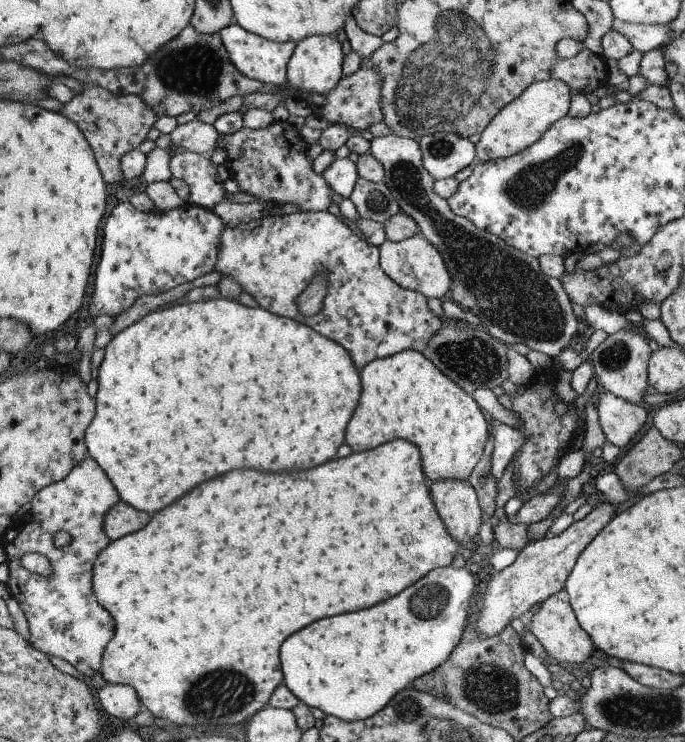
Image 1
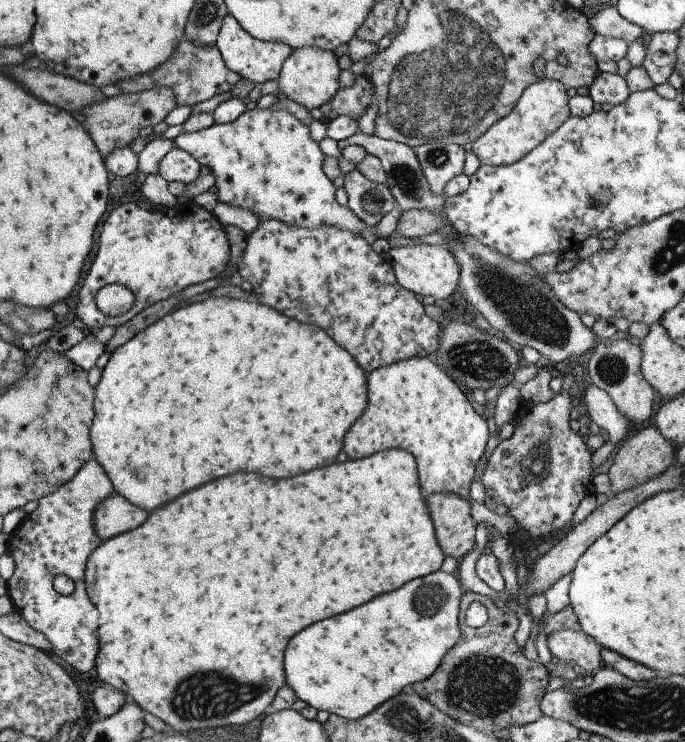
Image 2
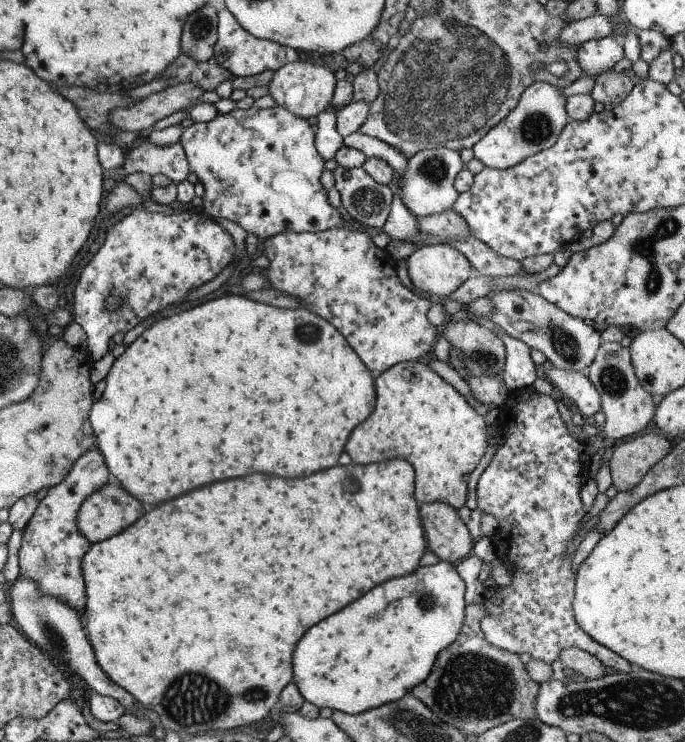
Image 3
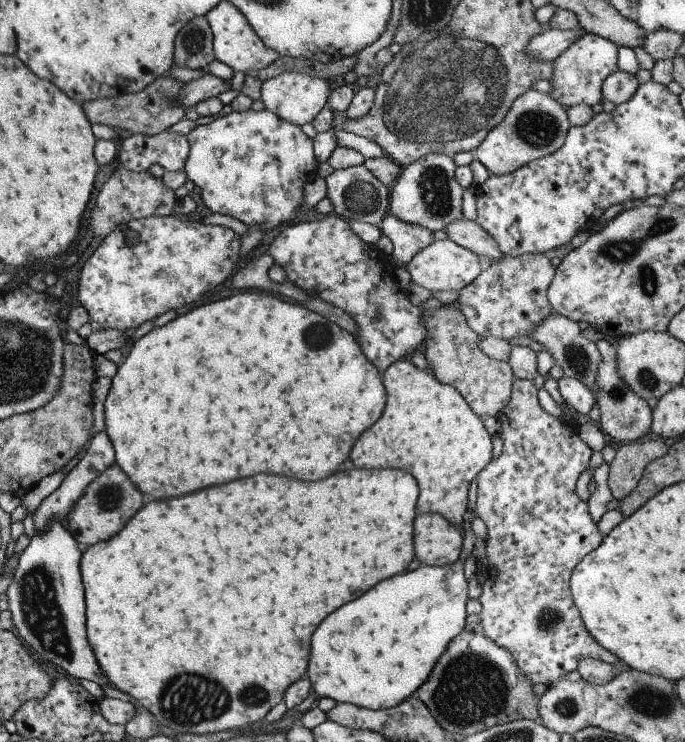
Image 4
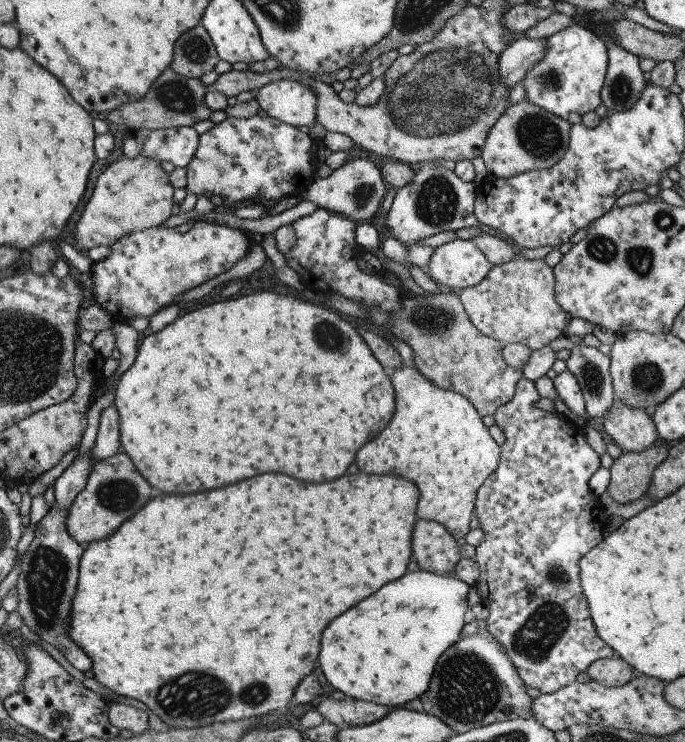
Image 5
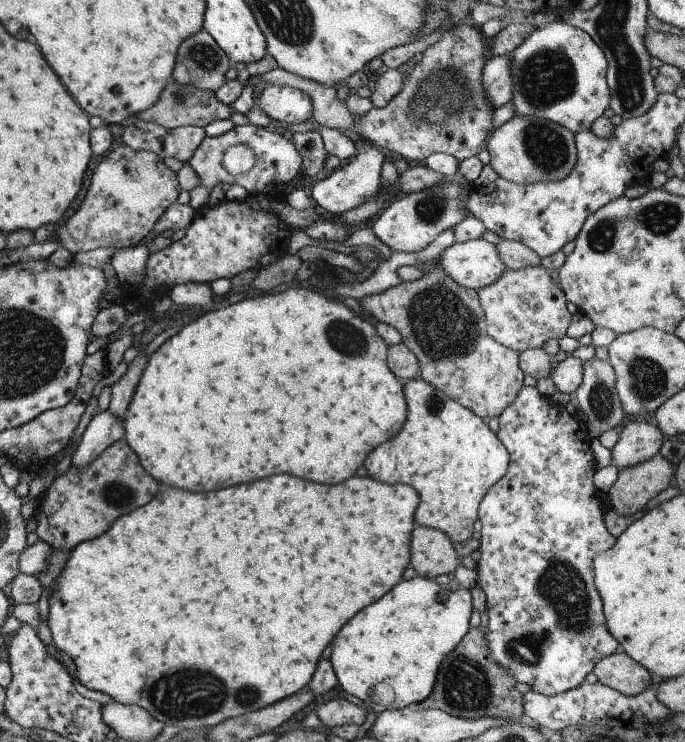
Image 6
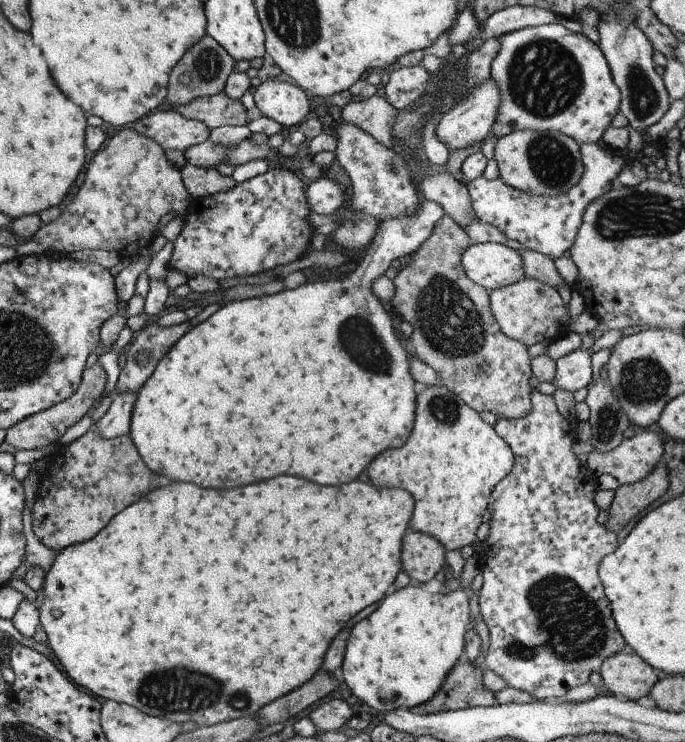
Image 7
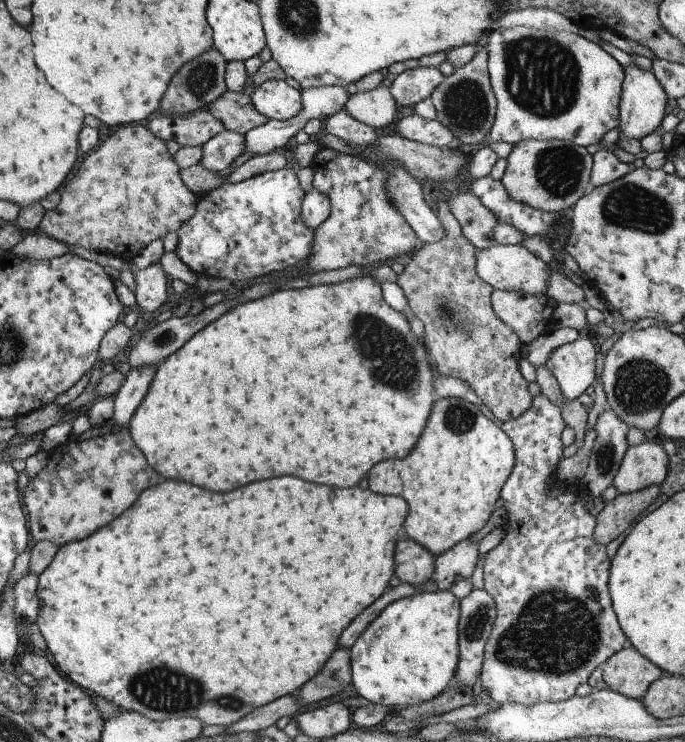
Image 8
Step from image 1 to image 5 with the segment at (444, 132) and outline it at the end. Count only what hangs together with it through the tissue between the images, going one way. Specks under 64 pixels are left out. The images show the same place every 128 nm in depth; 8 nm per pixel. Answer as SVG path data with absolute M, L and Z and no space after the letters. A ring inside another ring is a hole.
M421 163L414 169L411 181L395 192L385 216L389 236L409 246L441 232L481 227L473 215L473 182L462 182L451 170L440 165Z

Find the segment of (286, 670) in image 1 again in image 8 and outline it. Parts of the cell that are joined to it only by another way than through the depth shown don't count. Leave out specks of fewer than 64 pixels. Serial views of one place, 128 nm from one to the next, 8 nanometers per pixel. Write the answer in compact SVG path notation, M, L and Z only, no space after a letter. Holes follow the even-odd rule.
M423 590L419 594L409 596L409 598L401 598L401 600L395 600L391 604L387 604L381 614L375 617L373 622L369 623L369 626L365 627L365 630L361 631L361 634L355 639L355 642L349 649L349 668L351 670L351 683L355 688L355 692L364 698L368 703L373 703L381 706L393 706L396 710L402 707L409 707L423 703L425 701L435 698L441 693L447 686L452 683L455 668L458 661L458 634L457 624L459 622L459 599L455 598L449 591L442 590Z

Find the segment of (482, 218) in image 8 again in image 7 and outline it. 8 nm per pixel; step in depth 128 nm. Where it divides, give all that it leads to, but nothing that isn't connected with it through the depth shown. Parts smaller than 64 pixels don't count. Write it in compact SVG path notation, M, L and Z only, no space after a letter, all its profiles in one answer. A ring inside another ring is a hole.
M444 171L421 178L418 185L415 183L415 188L421 200L432 201L441 206L459 227L463 228L476 220L467 190Z

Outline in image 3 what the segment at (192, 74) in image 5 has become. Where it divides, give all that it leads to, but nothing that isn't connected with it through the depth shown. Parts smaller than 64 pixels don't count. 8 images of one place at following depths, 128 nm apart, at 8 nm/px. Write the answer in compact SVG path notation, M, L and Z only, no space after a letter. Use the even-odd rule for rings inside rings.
M206 3L185 18L180 37L181 53L193 61L207 61L213 55L217 41L218 12Z

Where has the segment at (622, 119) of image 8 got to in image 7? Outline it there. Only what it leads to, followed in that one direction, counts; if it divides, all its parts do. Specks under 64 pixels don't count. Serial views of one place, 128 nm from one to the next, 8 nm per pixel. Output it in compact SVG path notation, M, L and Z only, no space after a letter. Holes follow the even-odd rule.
M626 1L612 3L598 16L597 47L608 64L613 85L619 94L618 111L627 119L627 126L638 132L656 124L669 106L661 76L655 73L651 60L652 47L643 31L634 24L633 8Z

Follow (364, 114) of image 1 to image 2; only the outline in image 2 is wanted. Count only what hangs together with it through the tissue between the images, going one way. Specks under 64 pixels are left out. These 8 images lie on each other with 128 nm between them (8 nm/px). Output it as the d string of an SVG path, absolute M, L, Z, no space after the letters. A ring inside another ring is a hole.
M357 75L349 88L338 88L333 98L318 109L327 121L341 115L358 119L367 110L373 96L373 84L369 77Z

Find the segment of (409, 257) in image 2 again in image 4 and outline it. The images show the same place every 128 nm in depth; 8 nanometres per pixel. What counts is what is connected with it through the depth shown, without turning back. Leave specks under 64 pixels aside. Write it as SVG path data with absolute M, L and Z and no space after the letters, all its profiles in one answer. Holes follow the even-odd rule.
M447 239L433 241L432 244L417 252L413 259L402 268L409 273L413 284L433 293L463 289L475 280L483 266L477 255Z

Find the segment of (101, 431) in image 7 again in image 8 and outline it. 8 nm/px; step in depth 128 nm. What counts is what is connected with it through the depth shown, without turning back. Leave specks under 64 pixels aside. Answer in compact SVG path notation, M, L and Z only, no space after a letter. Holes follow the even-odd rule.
M137 366L126 370L125 382L119 388L119 392L113 395L113 414L112 420L121 427L127 426L132 414L145 394L153 374L157 370L155 366Z

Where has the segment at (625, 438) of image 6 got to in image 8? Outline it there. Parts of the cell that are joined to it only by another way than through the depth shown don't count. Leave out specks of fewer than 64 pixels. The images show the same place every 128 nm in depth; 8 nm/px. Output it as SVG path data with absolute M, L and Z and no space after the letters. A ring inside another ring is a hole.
M649 437L637 446L626 447L612 485L618 494L659 486L667 474L667 455L660 439Z

